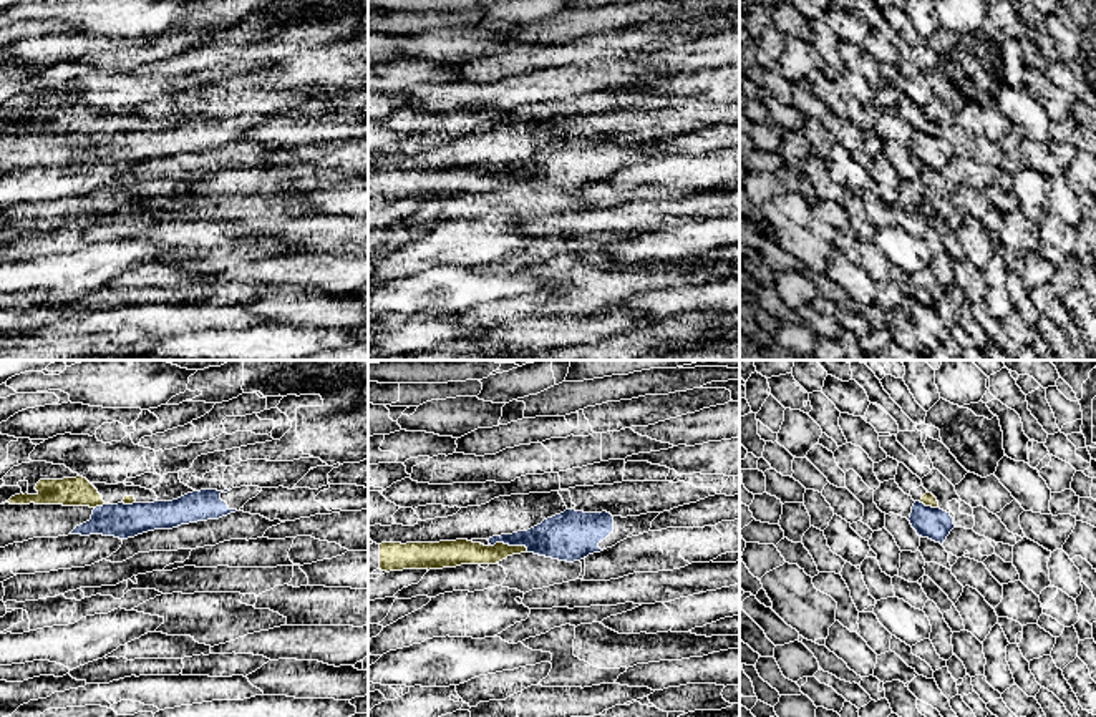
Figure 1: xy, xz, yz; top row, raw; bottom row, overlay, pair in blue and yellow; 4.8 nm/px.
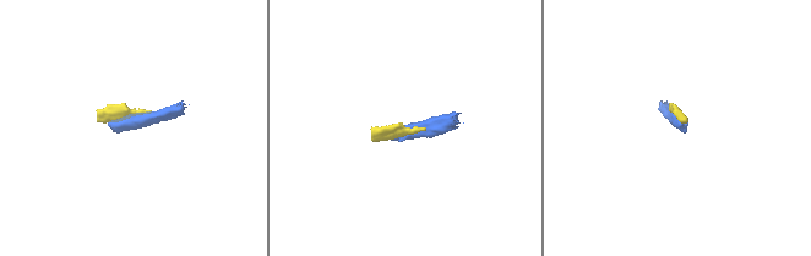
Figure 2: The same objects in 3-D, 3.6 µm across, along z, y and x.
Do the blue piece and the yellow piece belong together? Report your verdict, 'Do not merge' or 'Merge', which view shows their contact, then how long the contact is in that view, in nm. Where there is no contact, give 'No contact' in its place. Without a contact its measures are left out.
Do not merge. Touches blue in xz. Shared border 190 nm

